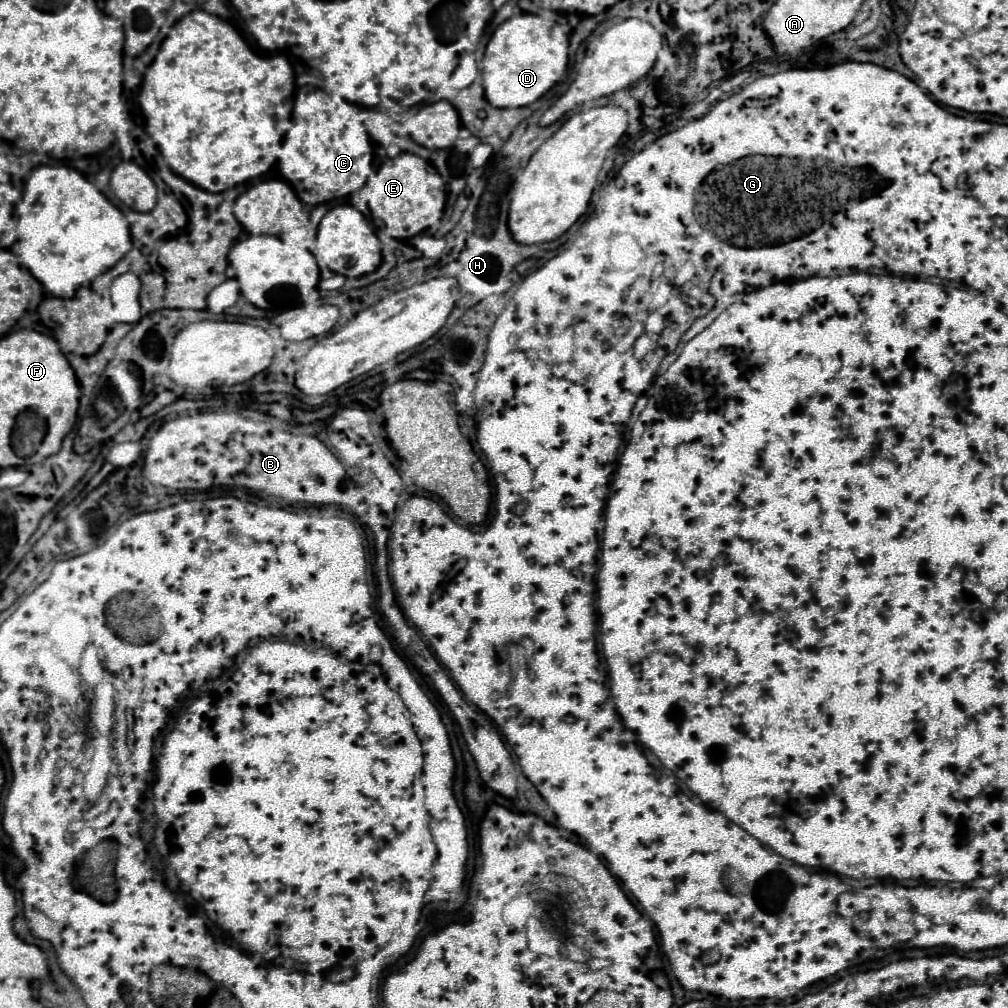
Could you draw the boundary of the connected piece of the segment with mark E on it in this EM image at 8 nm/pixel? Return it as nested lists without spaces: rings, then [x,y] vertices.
[[[401,153],[373,169],[373,175],[365,183],[359,209],[365,213],[375,231],[381,229],[389,237],[407,239],[437,223],[443,213],[443,203],[445,181],[441,175],[431,171],[427,161],[419,155]]]

